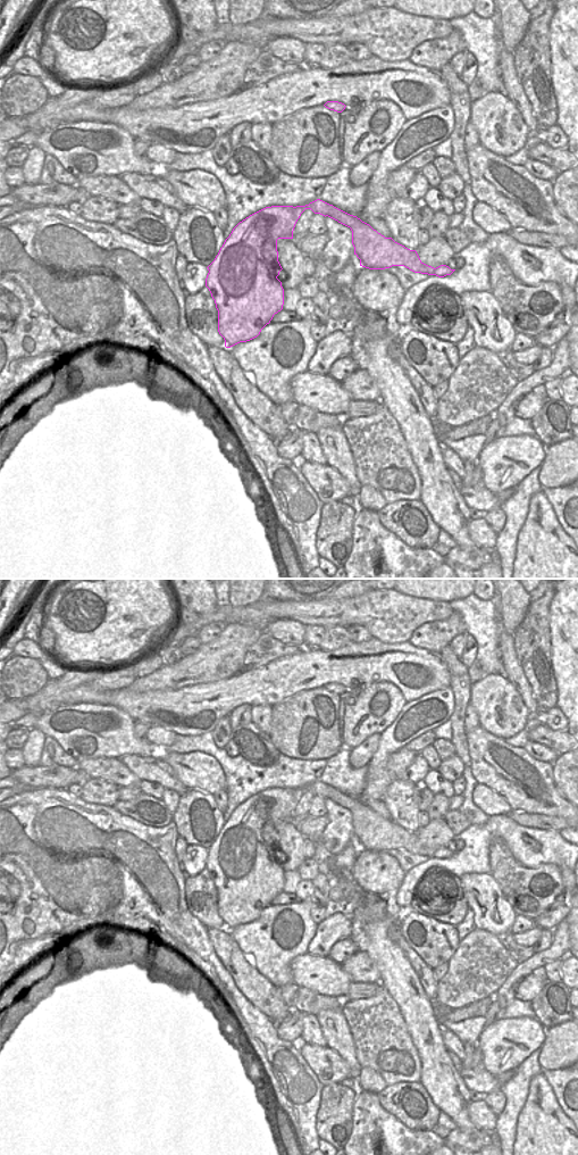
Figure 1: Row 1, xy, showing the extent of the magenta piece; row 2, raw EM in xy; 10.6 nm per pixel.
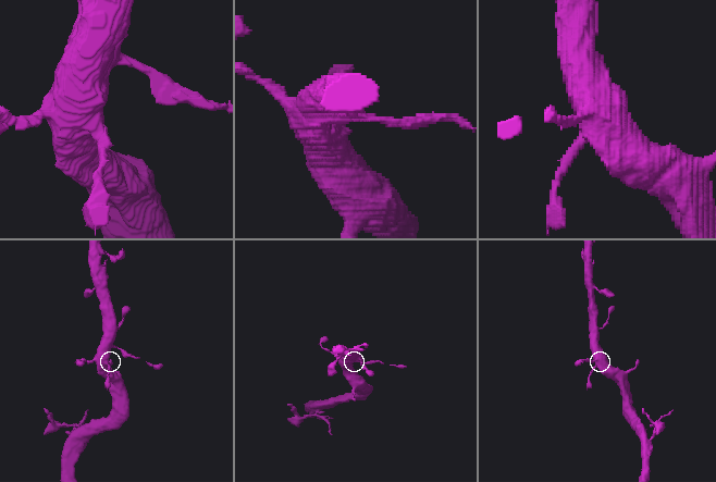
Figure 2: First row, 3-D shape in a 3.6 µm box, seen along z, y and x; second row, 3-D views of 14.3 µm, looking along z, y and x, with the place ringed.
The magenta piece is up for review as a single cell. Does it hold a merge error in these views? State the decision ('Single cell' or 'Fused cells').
Single cell

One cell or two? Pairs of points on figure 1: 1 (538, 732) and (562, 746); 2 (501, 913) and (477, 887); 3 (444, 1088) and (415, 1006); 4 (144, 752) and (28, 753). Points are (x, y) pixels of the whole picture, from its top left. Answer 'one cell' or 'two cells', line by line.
1: one cell
2: one cell
3: one cell
4: two cells

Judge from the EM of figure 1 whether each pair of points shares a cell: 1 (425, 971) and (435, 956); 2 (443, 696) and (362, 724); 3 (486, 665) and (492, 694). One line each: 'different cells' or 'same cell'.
1: different cells
2: different cells
3: different cells

